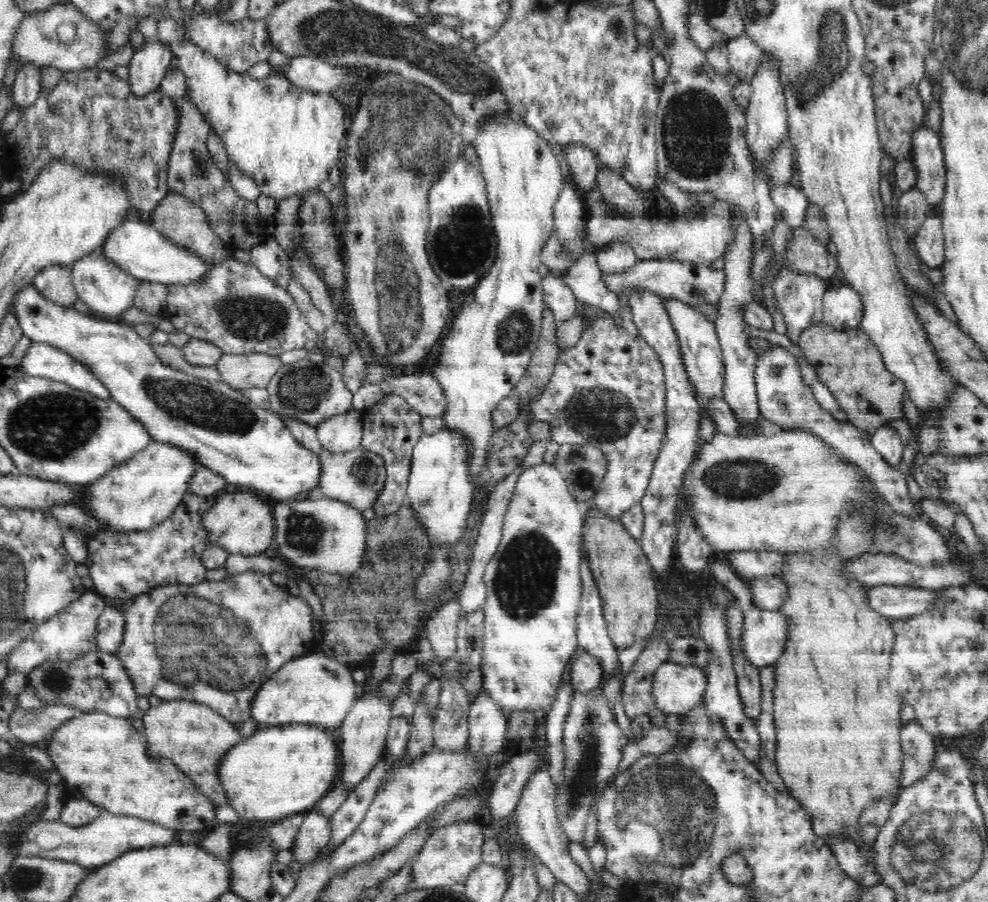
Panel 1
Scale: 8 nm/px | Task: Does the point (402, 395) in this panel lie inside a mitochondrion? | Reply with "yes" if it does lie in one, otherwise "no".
no

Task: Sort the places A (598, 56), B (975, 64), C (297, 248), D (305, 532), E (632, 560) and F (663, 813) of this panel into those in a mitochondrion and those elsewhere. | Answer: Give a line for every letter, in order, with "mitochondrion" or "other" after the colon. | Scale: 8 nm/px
A: mitochondrion
B: mitochondrion
C: other
D: mitochondrion
E: other
F: mitochondrion

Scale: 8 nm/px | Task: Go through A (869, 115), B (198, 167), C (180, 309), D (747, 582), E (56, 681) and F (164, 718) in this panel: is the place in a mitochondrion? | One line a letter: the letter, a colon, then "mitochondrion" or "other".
A: other
B: mitochondrion
C: other
D: other
E: mitochondrion
F: other

